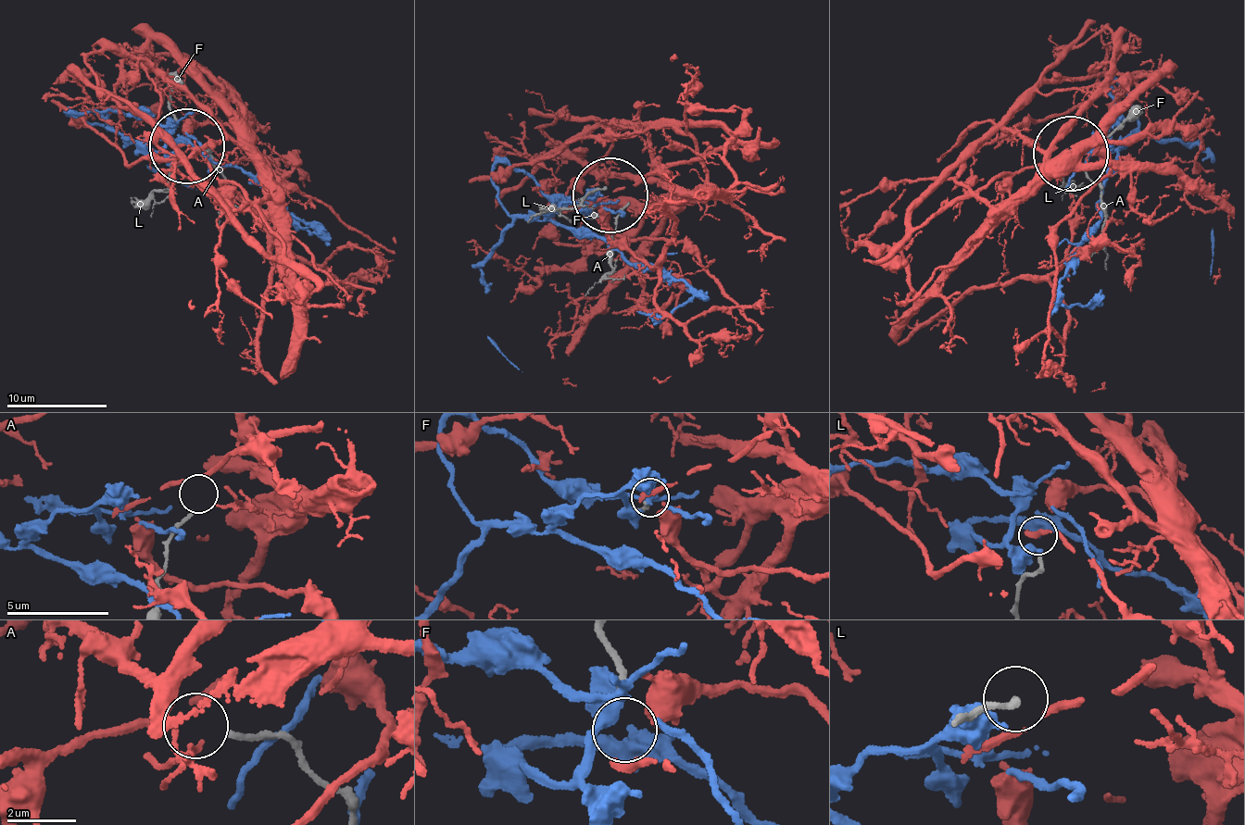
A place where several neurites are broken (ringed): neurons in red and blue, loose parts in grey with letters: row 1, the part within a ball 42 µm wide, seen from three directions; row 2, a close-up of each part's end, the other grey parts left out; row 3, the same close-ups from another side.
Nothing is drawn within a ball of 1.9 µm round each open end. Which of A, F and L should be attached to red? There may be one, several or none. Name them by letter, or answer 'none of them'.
F

